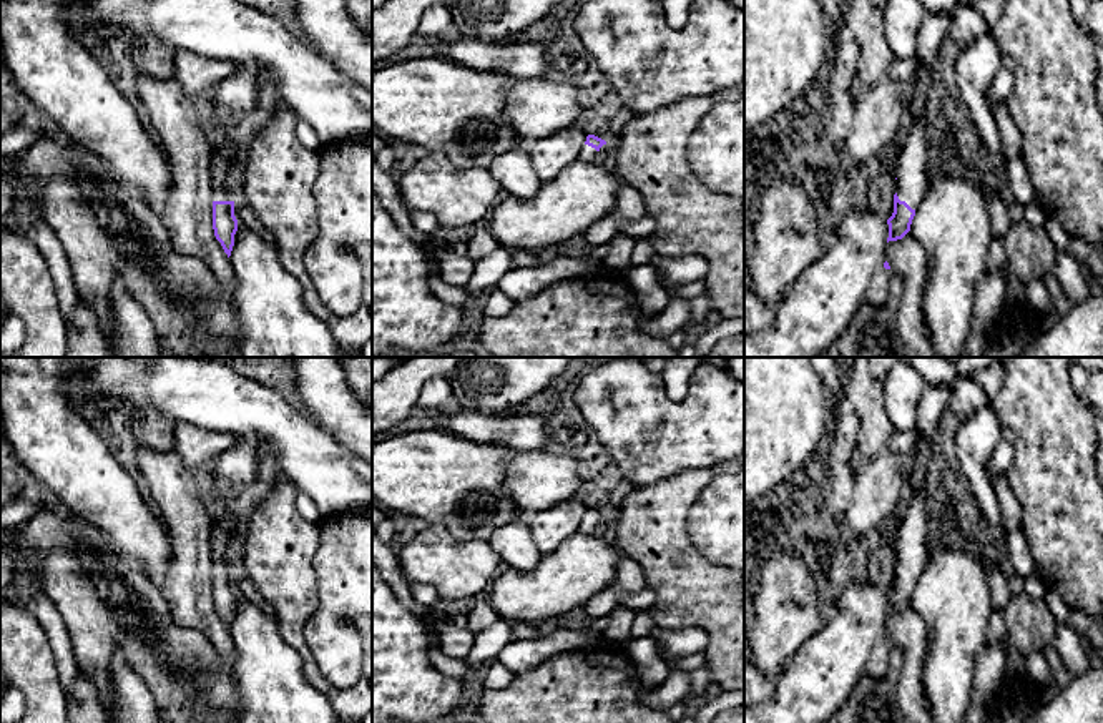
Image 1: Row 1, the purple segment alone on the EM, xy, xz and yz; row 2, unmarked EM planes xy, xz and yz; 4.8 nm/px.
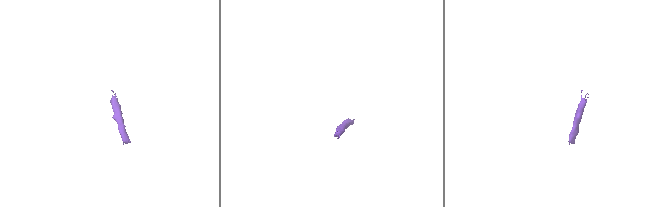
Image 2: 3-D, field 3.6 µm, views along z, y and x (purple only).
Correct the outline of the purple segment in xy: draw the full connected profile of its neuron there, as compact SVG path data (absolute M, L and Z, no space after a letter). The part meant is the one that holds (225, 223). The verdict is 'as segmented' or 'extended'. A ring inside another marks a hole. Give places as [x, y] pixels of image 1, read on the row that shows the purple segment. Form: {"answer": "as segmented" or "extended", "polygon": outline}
{"answer": "extended", "polygon": "M213 148L211 181L213 181L213 229L228 258L234 246L238 219L234 216L234 198L226 184L228 171L233 165L233 155Z"}

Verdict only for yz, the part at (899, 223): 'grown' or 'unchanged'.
grown

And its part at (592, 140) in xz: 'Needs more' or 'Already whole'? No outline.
Needs more

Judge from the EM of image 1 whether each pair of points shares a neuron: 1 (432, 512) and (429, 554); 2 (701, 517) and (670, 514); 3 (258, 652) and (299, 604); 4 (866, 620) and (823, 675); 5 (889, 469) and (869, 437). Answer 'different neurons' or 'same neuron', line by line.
1: different neurons
2: different neurons
3: different neurons
4: same neuron
5: different neurons

